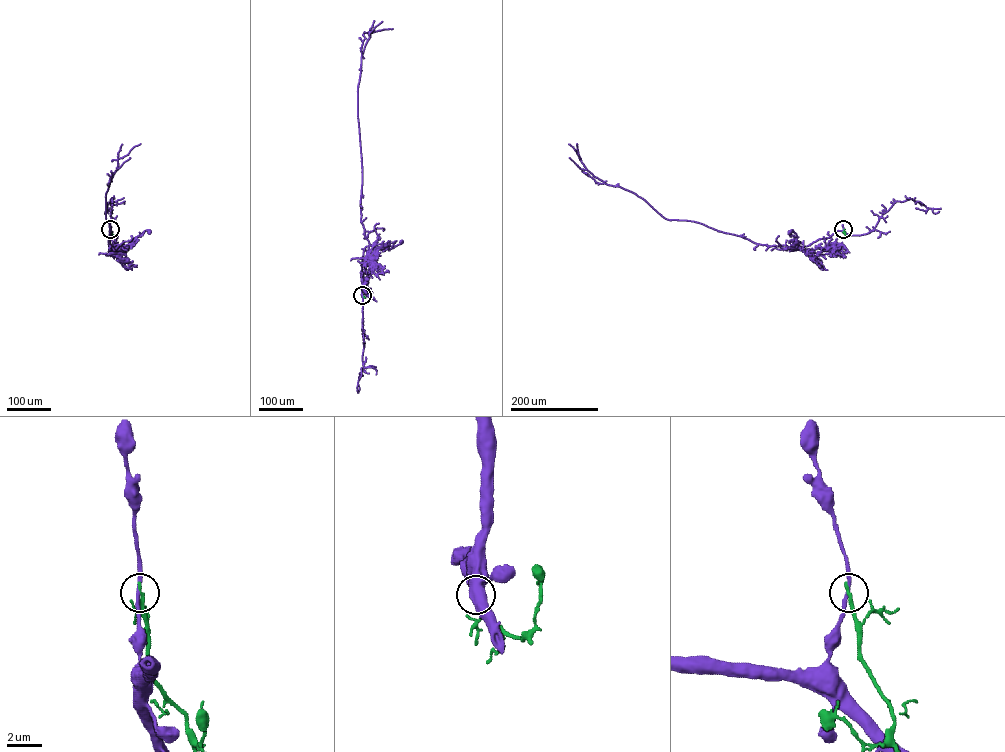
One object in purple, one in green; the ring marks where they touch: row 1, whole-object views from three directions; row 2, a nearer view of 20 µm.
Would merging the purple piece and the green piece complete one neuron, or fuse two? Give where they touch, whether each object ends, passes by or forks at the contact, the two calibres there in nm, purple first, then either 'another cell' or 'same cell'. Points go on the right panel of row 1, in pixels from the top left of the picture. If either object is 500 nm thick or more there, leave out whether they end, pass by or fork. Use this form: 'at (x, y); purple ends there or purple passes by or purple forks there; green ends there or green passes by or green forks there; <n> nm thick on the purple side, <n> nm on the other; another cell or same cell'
at (843, 229); purple passes by; green ends there; 190 nm thick on the purple side, 240 nm on the other; another cell

